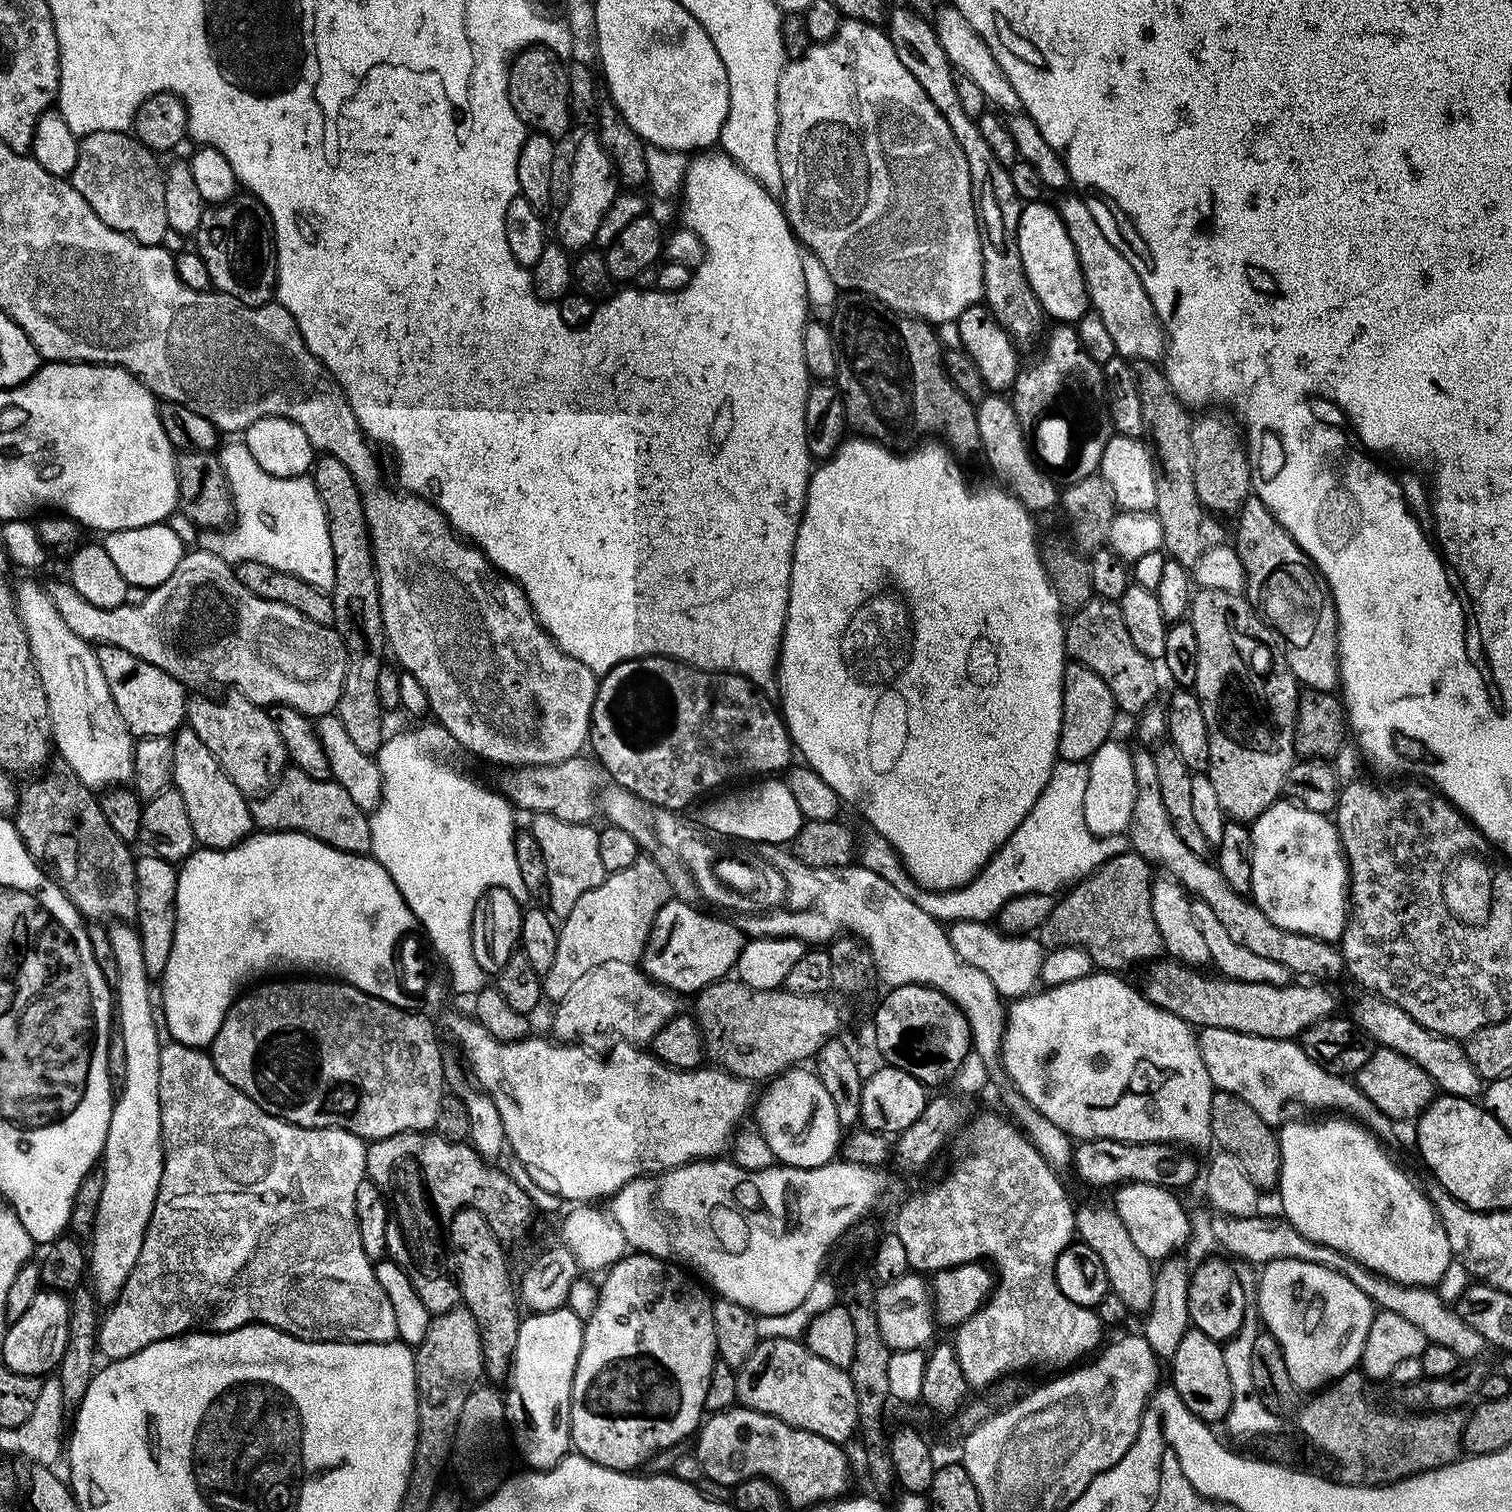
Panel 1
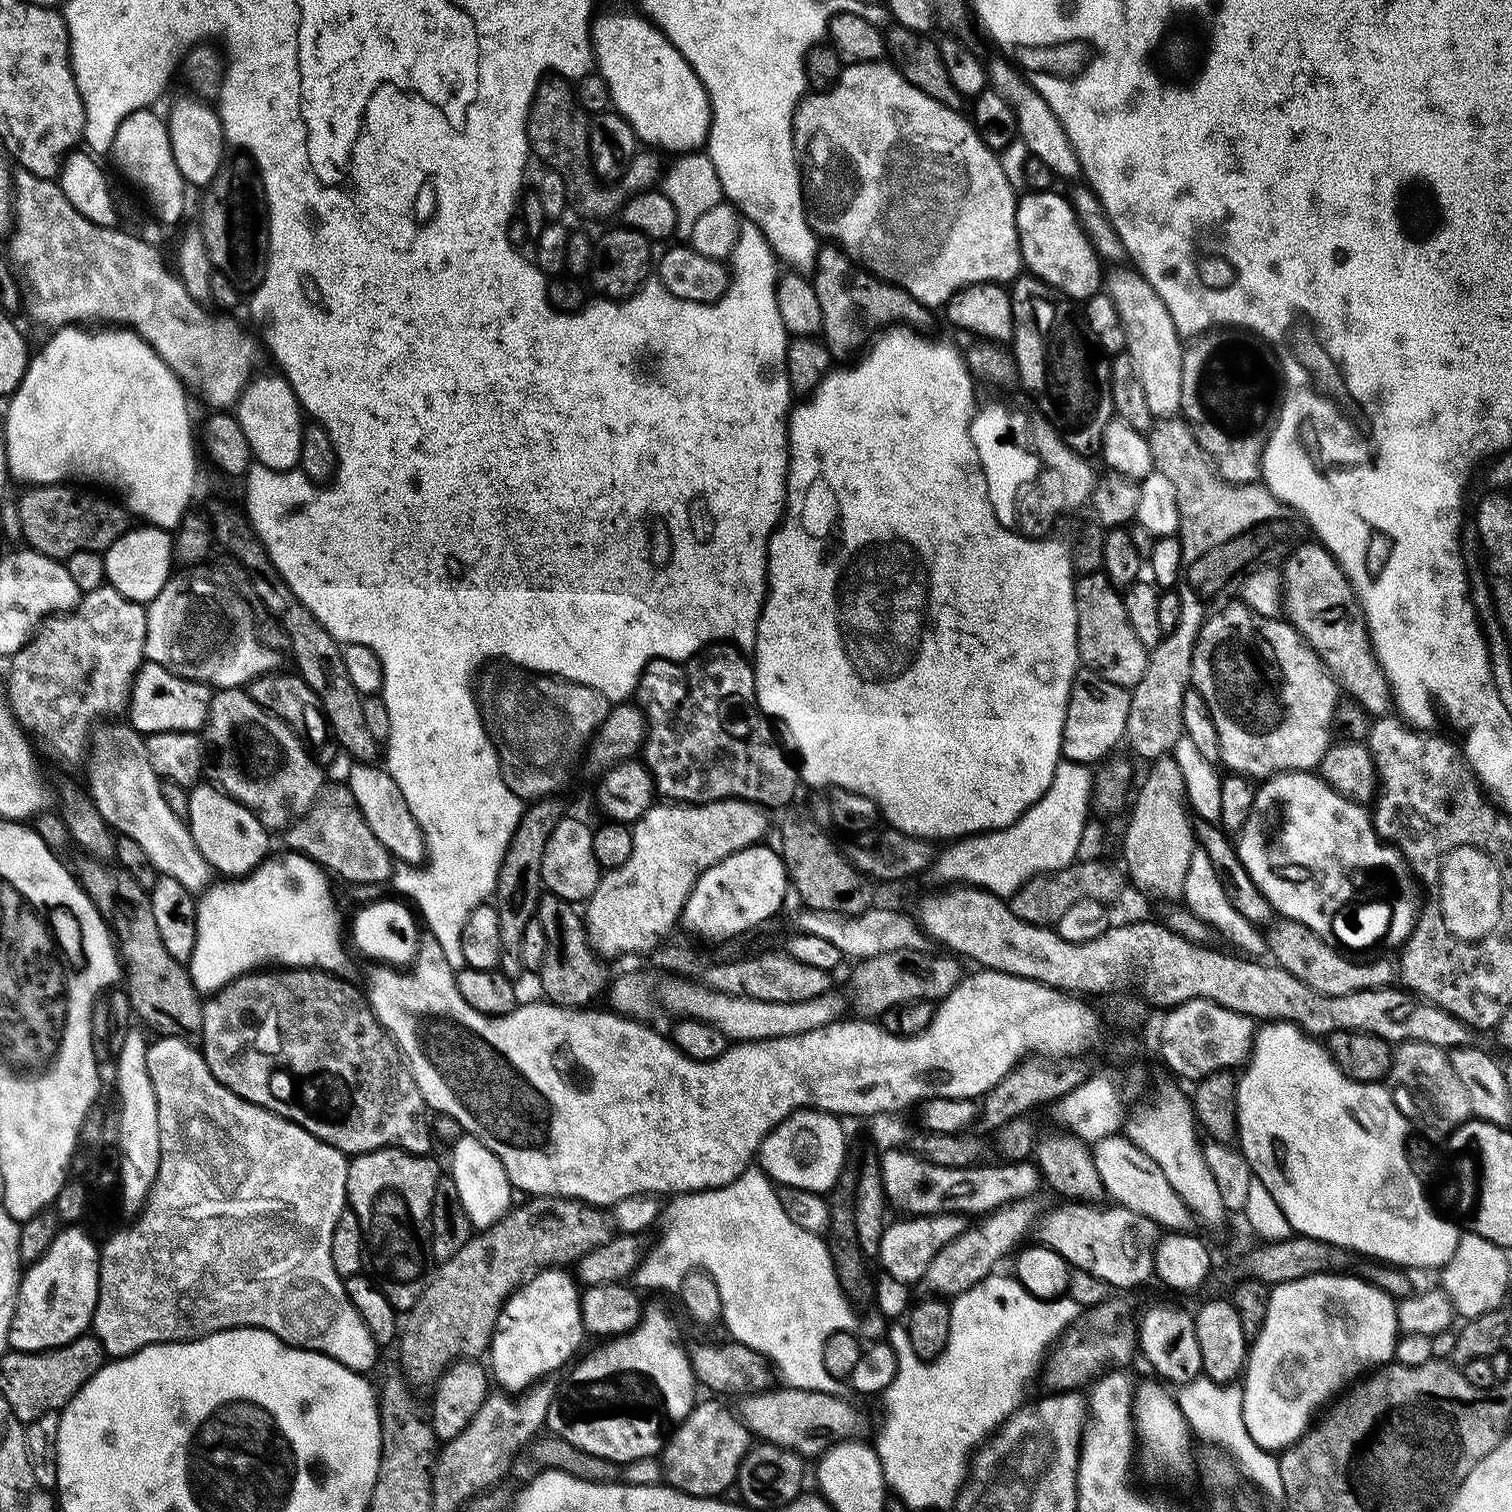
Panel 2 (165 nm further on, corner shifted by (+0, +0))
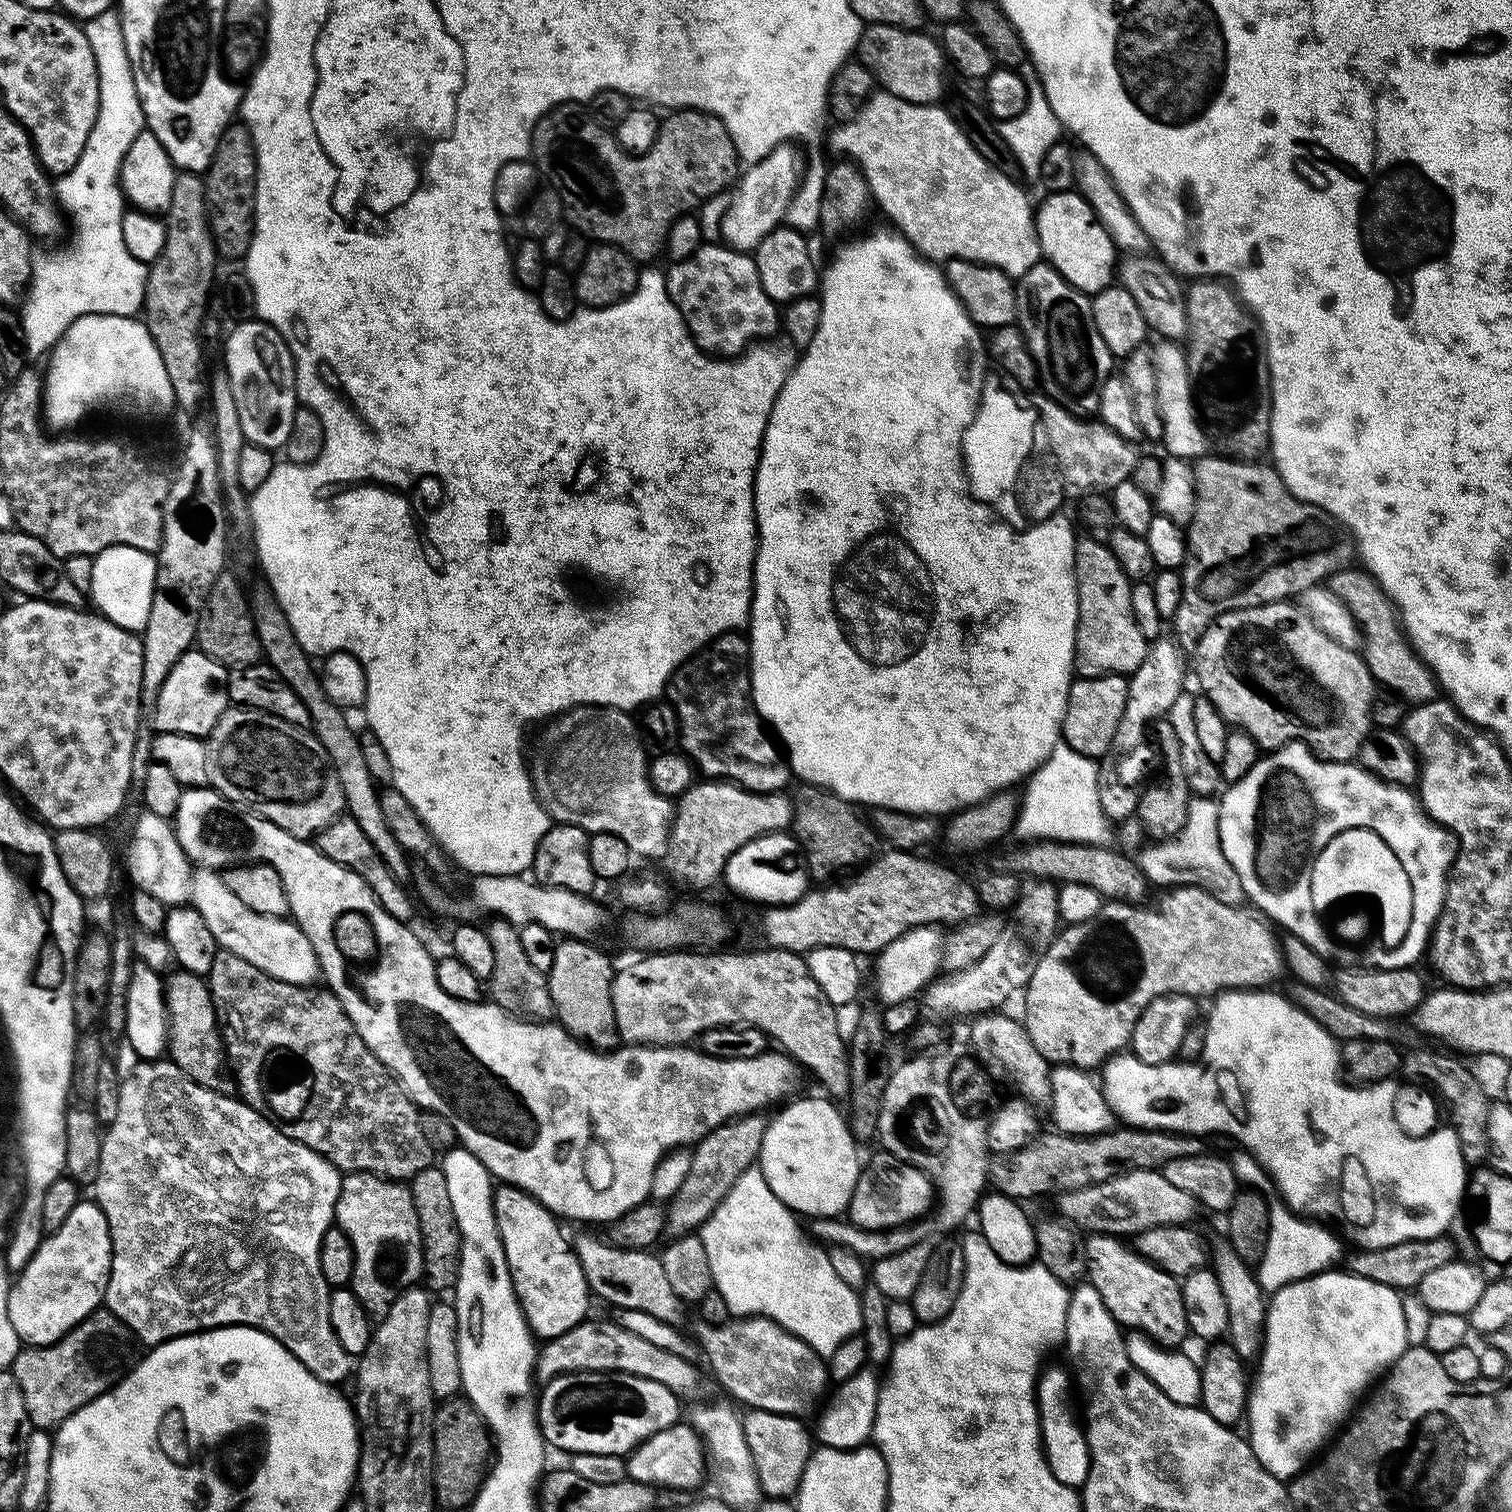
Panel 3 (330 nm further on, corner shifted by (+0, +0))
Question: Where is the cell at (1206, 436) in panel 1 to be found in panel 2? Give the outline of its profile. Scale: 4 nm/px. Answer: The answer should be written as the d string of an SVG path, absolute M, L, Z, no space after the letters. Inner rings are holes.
M1224 326L1219 330L1209 330L1193 339L1192 345L1187 345L1184 357L1182 358L1182 378L1180 381L1180 412L1183 419L1188 421L1192 427L1192 433L1197 442L1202 446L1202 450L1208 455L1217 472L1223 480L1228 480L1231 484L1255 484L1261 479L1262 465L1264 463L1264 447L1268 445L1268 435L1276 427L1276 417L1280 414L1282 403L1282 373L1278 367L1278 361L1270 351L1267 344L1259 336L1247 330L1233 330Z

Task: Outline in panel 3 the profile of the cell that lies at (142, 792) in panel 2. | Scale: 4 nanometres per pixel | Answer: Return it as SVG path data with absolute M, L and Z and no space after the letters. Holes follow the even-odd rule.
M200 868L195 873L193 882L193 907L206 918L206 926L210 926L210 934L214 934L217 945L225 952L232 952L238 958L246 958L250 966L258 966L266 974L278 978L282 982L312 986L321 975L320 963L314 954L314 946L310 946L310 938L302 934L302 930L288 918L267 916L250 910L226 886L223 875L210 868Z

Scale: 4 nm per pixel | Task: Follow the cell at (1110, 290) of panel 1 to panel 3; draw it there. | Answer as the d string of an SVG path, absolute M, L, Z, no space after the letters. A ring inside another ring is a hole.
M1160 342L1152 352L1152 365L1158 382L1158 406L1163 422L1163 438L1160 441L1169 457L1194 460L1207 453L1205 432L1196 422L1198 408L1194 403L1194 385L1188 378L1186 352L1179 343Z

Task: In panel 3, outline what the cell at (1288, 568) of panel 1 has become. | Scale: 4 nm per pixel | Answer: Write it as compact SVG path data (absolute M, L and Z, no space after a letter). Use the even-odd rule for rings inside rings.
M1360 566L1344 568L1326 580L1326 587L1340 599L1363 632L1362 655L1372 679L1381 689L1395 694L1405 705L1415 706L1437 699L1438 685L1431 668L1421 660L1404 635L1404 626L1391 598L1380 588L1372 573Z

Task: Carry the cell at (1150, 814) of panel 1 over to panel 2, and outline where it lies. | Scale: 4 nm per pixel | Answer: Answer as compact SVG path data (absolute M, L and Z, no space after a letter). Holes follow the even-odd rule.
M1277 919L1274 926L1267 929L1266 939L1271 959L1279 967L1294 974L1298 982L1306 982L1306 986L1310 986L1310 990L1318 994L1337 996L1354 994L1358 990L1387 988L1398 976L1398 968L1393 961L1392 964L1388 960L1376 960L1373 964L1359 964L1356 961L1359 959L1349 958L1343 951L1333 948L1317 932L1310 930L1305 924L1299 924L1297 920Z

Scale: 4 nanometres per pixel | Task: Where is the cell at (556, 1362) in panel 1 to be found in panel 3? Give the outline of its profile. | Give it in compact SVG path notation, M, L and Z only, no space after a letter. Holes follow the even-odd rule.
M511 1186L495 1189L492 1205L496 1211L498 1234L504 1243L508 1269L516 1300L524 1311L524 1321L533 1337L541 1341L566 1334L570 1326L578 1326L589 1315L590 1289L582 1274L582 1266L572 1250L569 1237L560 1233L557 1217L541 1206L528 1192Z

